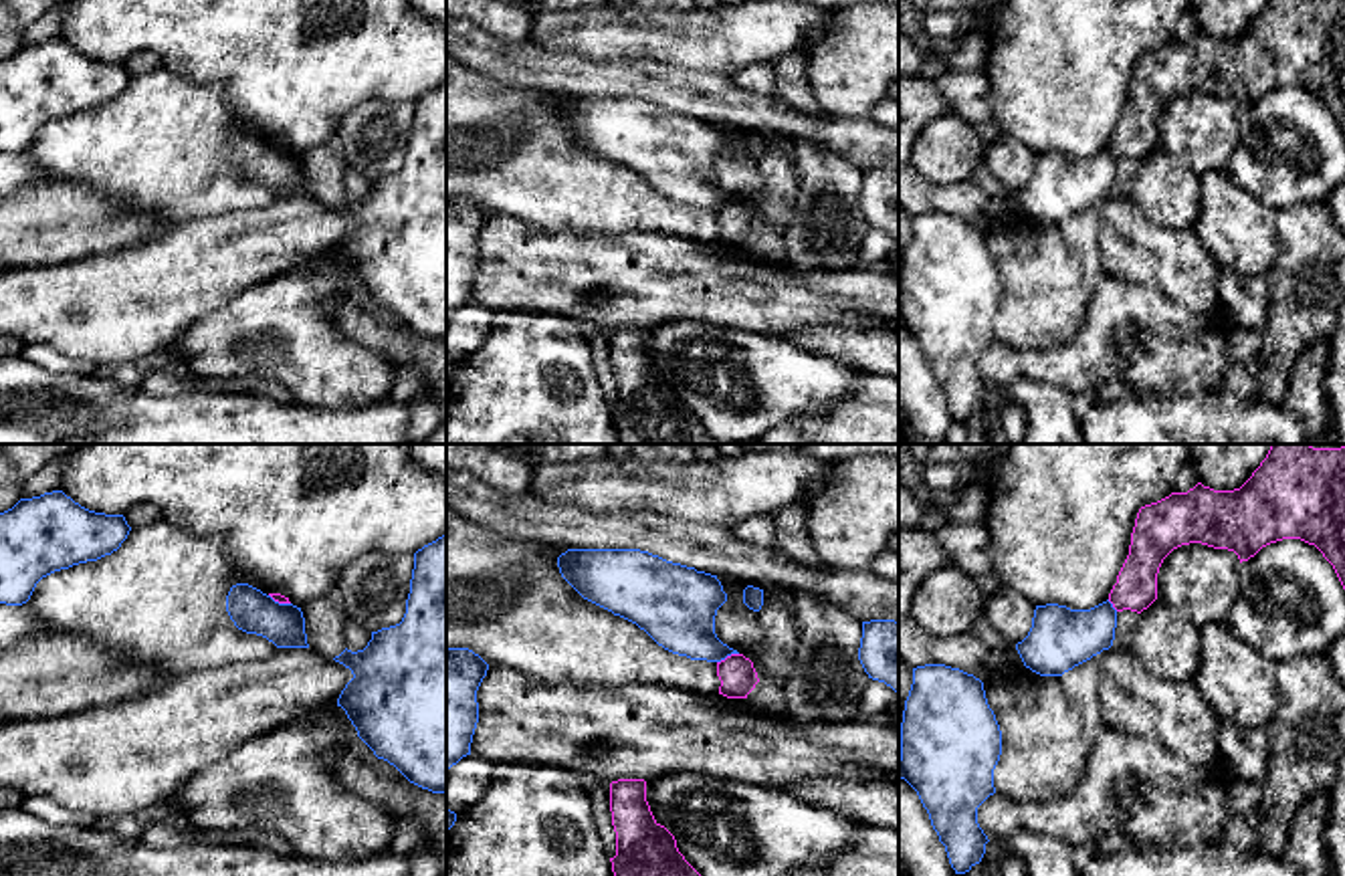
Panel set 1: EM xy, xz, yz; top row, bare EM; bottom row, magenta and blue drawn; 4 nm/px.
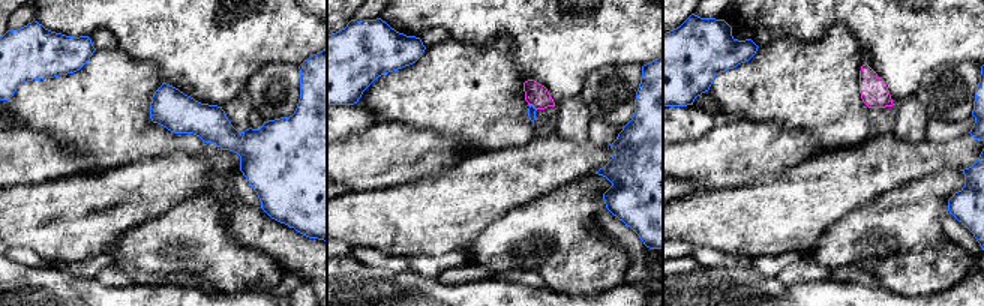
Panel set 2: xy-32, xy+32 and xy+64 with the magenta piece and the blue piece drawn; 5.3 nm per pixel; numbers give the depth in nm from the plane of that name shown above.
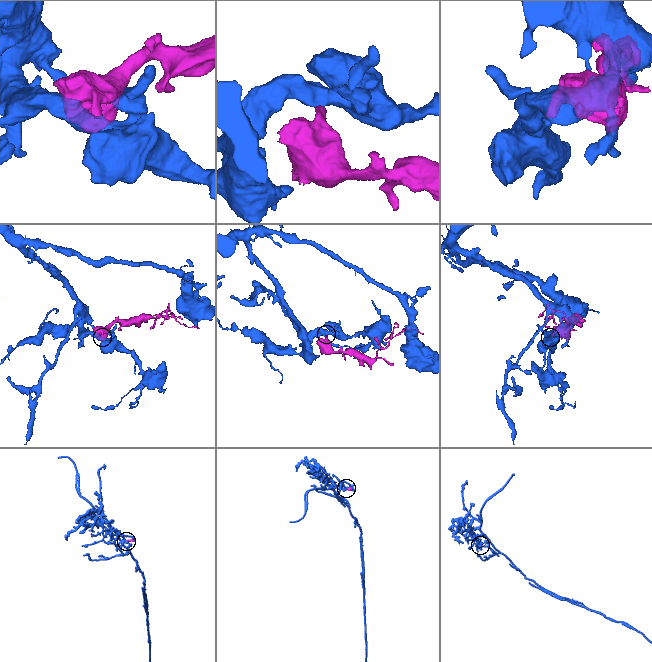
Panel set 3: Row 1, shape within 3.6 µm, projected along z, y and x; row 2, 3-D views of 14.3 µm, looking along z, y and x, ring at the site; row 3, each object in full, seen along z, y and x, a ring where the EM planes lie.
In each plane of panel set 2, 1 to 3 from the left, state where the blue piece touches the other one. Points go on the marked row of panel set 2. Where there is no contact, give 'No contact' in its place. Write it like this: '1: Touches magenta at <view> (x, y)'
1: No contact
2: Touches magenta at xy+32 (533, 105)
3: No contact

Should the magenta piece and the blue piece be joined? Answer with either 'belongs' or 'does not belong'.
does not belong

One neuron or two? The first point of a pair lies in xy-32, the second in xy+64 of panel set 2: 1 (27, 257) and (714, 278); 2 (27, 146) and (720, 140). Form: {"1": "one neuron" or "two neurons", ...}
{"1": "two neurons", "2": "one neuron"}

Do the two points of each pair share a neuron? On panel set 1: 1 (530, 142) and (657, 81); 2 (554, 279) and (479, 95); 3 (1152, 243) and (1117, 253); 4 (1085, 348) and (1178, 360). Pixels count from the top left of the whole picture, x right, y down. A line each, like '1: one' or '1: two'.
1: two
2: two
3: one
4: one

